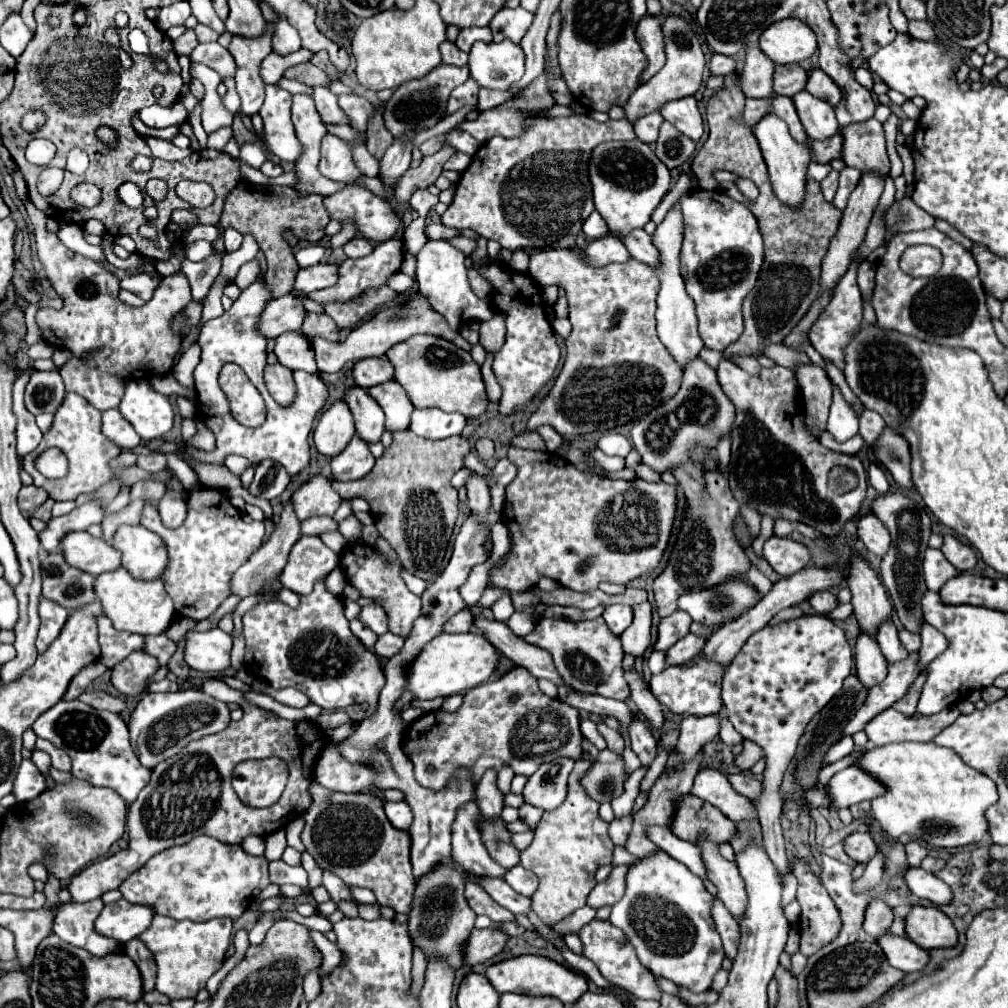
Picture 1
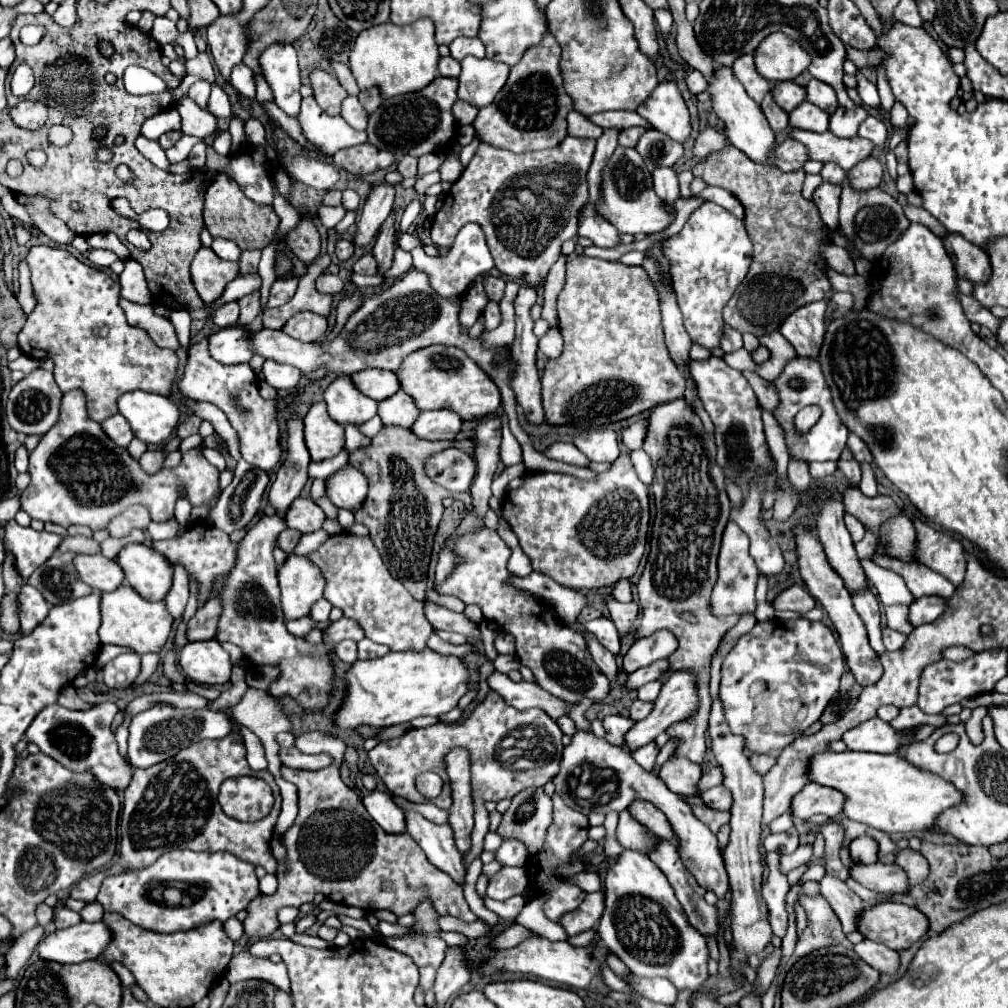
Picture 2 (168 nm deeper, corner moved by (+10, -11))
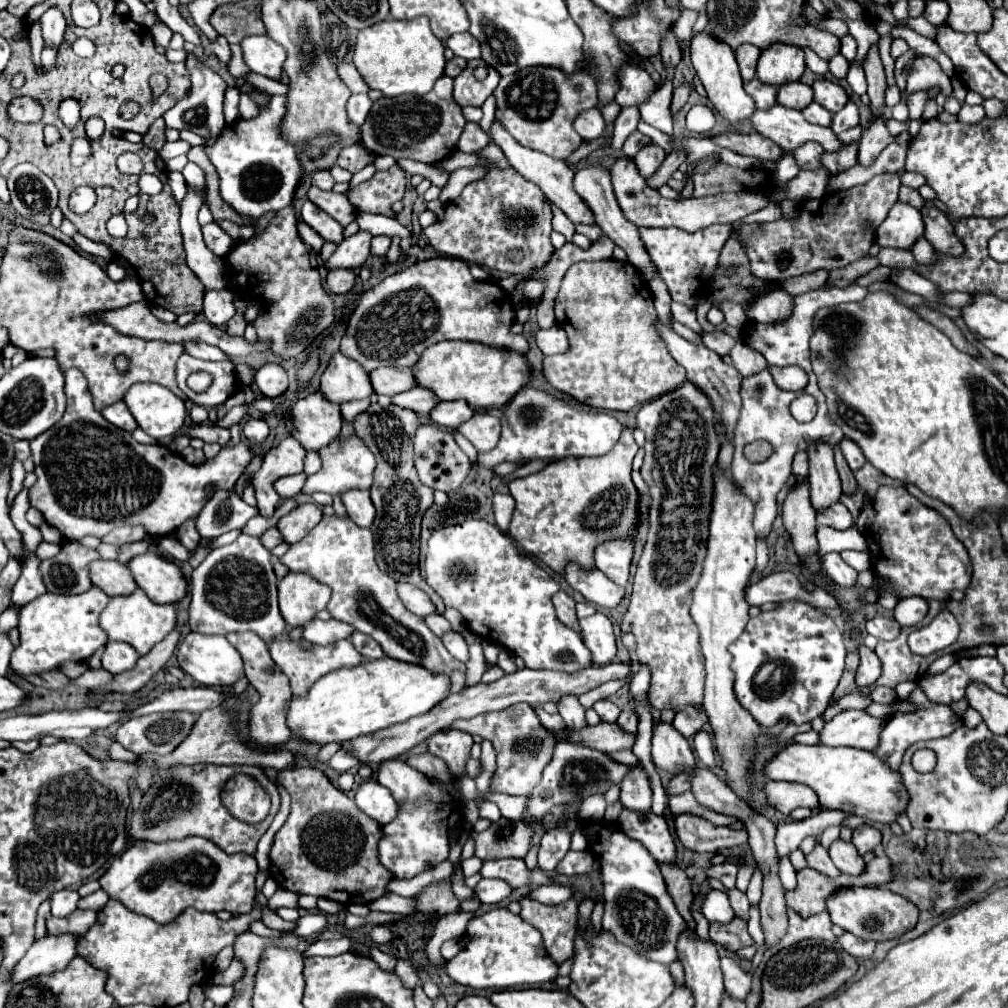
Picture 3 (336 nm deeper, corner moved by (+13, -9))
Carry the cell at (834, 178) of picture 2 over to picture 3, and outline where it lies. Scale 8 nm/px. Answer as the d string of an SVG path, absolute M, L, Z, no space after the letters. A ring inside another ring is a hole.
M808 141L806 145L800 145L798 149L794 149L792 155L800 169L818 169L822 153L824 153L822 145L818 145L816 141Z

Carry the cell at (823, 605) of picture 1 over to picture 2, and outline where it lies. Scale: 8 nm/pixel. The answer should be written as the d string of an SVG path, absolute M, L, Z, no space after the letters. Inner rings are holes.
M793 585L787 591L777 595L773 607L777 611L797 611L797 613L803 615L803 613L807 613L807 611L811 611L815 607L815 599L803 587Z

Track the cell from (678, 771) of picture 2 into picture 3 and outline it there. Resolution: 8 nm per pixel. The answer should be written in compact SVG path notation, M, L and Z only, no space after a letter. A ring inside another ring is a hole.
M658 721L652 725L652 759L658 767L678 775L684 767L694 767L694 755L688 739L672 723Z

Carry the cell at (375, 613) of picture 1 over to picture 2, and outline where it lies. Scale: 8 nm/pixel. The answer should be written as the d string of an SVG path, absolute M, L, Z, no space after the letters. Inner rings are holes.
M341 617L339 621L331 623L329 629L323 631L323 639L329 643L329 639L333 643L339 643L343 639L351 639L351 641L361 641L365 637L365 633L361 631L361 625L359 623L353 623L353 619L347 619L347 617Z

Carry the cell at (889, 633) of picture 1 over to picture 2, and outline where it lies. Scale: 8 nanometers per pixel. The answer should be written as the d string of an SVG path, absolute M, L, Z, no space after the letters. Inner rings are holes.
M859 591L853 595L853 605L855 611L859 613L859 617L863 619L867 633L869 633L869 641L871 647L877 655L885 653L885 645L881 639L881 611L879 611L879 601L871 591Z

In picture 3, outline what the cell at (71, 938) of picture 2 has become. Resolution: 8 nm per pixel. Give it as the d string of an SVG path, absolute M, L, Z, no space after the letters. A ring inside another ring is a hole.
M46 935L42 941L36 941L26 955L12 969L12 983L22 983L38 975L48 975L64 969L72 957L76 957L78 937L74 935Z

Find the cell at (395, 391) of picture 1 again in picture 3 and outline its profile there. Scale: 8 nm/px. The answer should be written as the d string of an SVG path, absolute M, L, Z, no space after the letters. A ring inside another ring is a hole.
M414 387L410 391L398 393L392 397L392 403L404 409L412 409L416 413L430 413L430 409L434 409L434 405L438 405L438 399L434 397L434 393L430 393L430 389L422 389L422 387Z

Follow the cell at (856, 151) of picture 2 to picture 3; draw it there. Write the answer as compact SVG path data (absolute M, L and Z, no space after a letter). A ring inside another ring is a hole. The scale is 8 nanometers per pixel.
M778 103L766 111L756 109L756 113L750 117L750 123L762 137L780 145L786 153L792 153L806 141L818 141L826 151L838 151L842 147L830 127L812 125L802 117L800 111L786 109Z

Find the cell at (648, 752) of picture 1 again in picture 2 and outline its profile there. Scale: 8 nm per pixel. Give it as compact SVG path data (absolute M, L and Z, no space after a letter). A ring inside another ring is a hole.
M609 715L603 719L603 727L607 731L605 739L609 743L613 743L615 747L627 749L625 747L625 731L629 731L629 727L633 727L633 721L629 717L621 717L621 715Z

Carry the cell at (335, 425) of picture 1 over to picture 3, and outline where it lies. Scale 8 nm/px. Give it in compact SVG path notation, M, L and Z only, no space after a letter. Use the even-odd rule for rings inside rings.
M320 391L298 399L290 409L292 437L304 449L318 451L326 447L340 433L340 425L340 407L326 401Z

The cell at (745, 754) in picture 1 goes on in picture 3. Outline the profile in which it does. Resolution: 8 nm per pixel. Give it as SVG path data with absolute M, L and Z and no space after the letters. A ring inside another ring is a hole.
M680 773L678 777L672 777L670 783L666 785L668 795L680 795L680 793L684 793L688 789L690 789L690 775L684 775L684 773Z

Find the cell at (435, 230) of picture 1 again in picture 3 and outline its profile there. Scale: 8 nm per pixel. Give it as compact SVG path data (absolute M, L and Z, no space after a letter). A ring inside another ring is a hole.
M372 237L372 243L370 243L370 251L372 255L378 255L378 257L384 257L390 249L390 237Z

